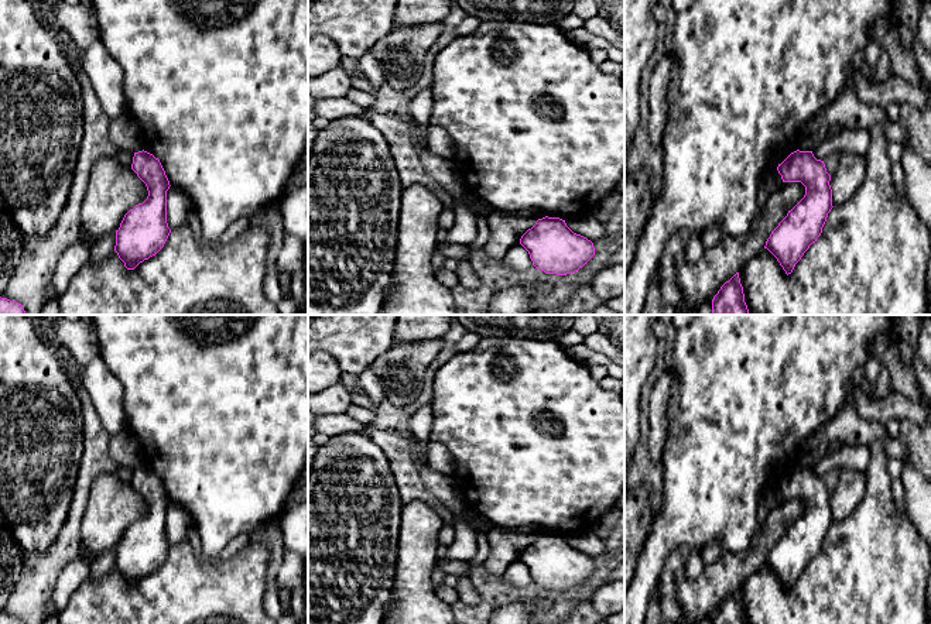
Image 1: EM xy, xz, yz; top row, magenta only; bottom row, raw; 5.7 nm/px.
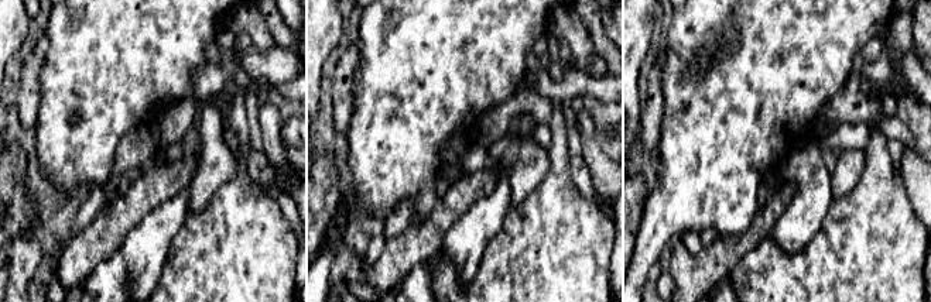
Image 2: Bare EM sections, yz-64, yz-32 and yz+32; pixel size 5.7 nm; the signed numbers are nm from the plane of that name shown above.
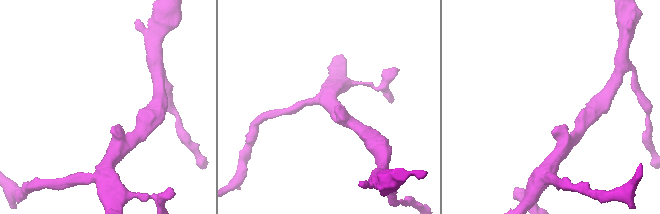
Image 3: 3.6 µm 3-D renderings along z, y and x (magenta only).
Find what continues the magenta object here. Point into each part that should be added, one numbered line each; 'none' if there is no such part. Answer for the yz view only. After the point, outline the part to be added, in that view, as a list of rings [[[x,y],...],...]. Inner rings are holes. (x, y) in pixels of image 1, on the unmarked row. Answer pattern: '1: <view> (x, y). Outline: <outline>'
none

